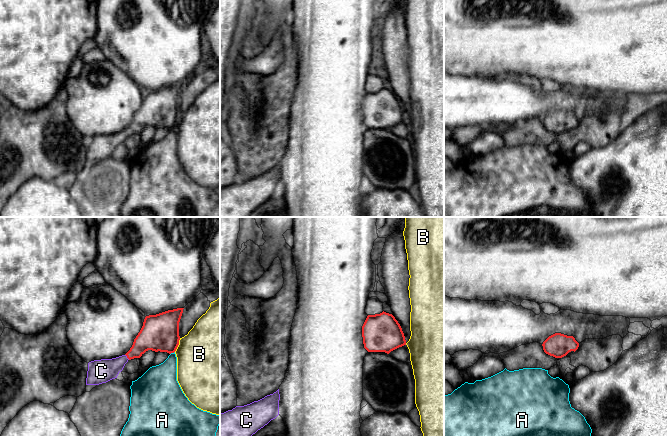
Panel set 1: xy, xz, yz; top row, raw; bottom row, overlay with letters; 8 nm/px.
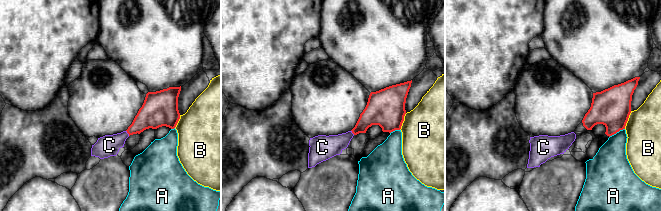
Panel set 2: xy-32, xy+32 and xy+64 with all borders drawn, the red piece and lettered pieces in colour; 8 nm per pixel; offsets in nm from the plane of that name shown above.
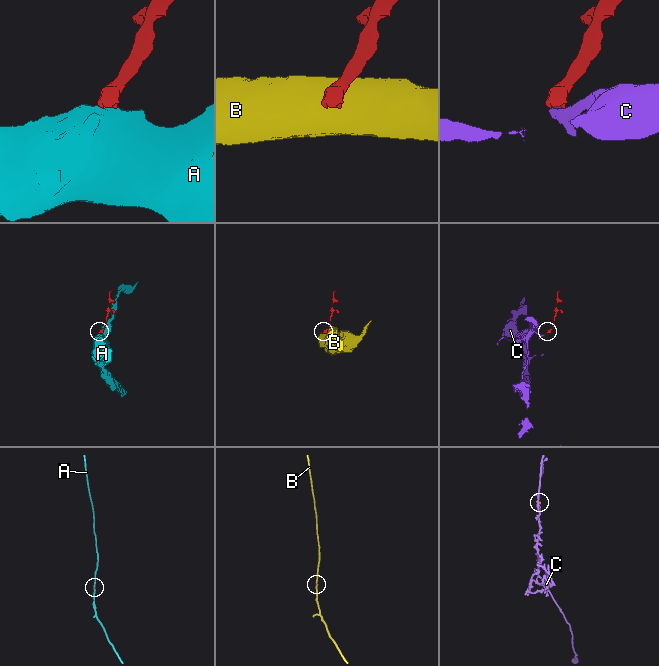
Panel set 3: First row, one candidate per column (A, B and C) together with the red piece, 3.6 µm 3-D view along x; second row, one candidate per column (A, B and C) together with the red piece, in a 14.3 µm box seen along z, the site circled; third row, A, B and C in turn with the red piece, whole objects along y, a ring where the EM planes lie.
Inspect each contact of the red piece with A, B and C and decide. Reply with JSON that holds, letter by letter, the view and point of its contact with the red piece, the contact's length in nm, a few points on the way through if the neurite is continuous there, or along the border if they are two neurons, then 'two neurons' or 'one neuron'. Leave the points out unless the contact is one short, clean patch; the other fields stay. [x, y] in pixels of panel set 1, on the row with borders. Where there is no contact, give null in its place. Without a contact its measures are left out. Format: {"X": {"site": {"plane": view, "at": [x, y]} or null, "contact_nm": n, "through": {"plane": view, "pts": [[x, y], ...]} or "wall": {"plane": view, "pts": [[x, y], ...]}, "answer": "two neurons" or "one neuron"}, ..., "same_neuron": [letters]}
{"A": {"site": {"plane": "xy", "at": [172, 352]}, "contact_nm": 50, "wall": {"plane": "xy", "pts": [[174, 351], [170, 354]]}, "answer": "two neurons"}, "B": {"site": {"plane": "xy", "at": [178, 344]}, "contact_nm": 120, "wall": {"plane": "xy", "pts": [[180, 338], [179, 344], [174, 351]]}, "answer": "two neurons"}, "C": {"site": {"plane": "xy", "at": [127, 357]}, "contact_nm": 60, "through": {"plane": "xy", "pts": [[151, 337], [127, 357], [109, 369], [101, 371]]}, "answer": "one neuron"}, "same_neuron": ["C"]}

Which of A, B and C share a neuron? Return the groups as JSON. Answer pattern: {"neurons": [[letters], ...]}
{"neurons": [["A"], ["B"], ["C"]]}

